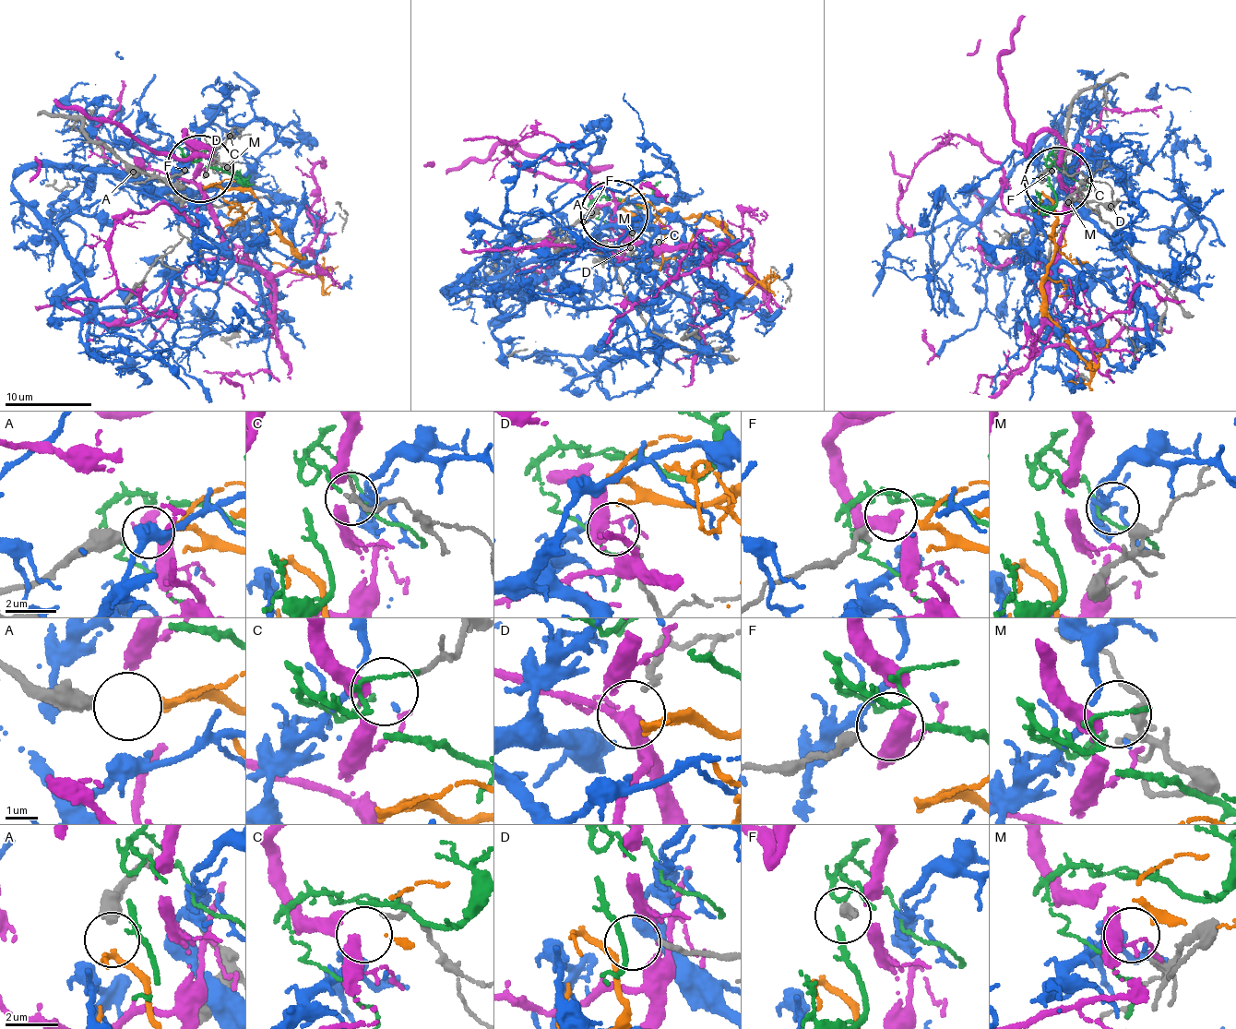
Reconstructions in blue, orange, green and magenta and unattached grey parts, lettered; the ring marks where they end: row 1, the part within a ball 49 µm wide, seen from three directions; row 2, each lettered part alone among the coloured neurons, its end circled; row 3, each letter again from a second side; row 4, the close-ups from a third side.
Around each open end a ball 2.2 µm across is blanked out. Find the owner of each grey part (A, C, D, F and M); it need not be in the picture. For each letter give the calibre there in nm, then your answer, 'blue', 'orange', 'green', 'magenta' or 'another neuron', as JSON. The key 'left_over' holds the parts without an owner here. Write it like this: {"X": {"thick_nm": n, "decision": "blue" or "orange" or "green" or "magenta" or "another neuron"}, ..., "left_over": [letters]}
{"A": {"thick_nm": 550, "decision": "orange"}, "C": {"thick_nm": 160, "decision": "magenta"}, "D": {"thick_nm": 200, "decision": "another neuron"}, "F": {"thick_nm": 320, "decision": "another neuron"}, "M": {"thick_nm": 240, "decision": "blue"}, "left_over": ["D", "F"]}

